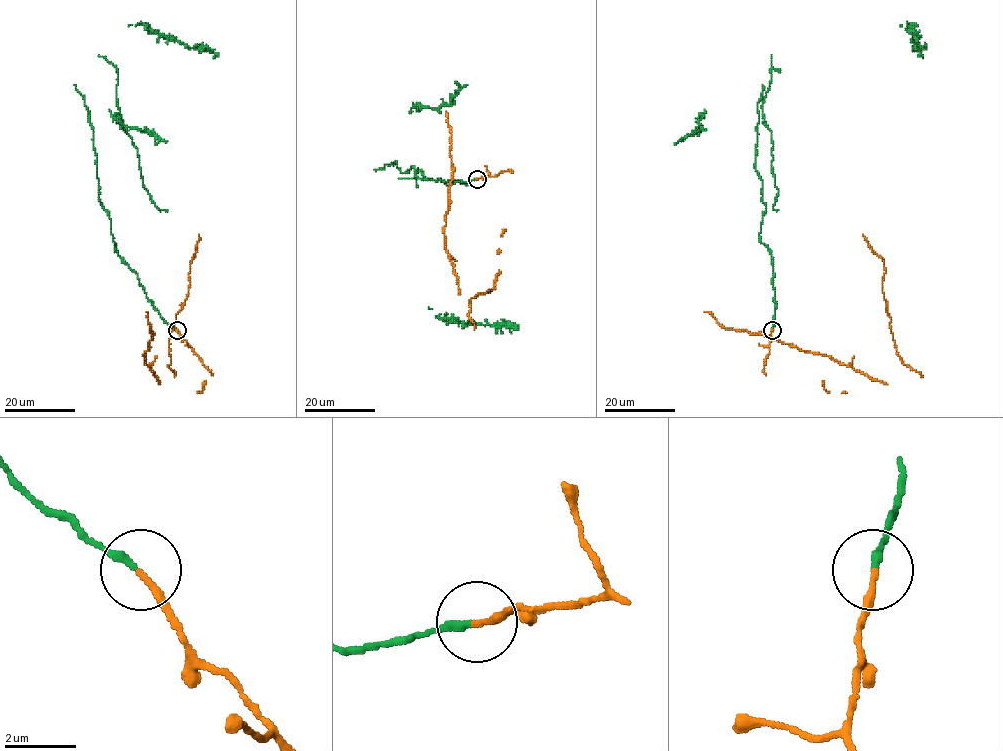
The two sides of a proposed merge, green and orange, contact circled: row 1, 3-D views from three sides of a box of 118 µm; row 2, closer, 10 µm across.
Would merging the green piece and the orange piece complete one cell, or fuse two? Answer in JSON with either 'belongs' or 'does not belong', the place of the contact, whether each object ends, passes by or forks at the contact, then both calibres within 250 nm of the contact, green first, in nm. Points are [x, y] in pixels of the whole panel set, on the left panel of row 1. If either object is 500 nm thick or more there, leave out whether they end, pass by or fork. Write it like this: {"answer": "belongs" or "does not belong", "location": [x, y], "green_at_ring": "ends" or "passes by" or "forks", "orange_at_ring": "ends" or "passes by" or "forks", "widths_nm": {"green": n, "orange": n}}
{"answer": "does not belong", "location": [177, 330], "green_at_ring": "ends", "orange_at_ring": "ends", "widths_nm": {"green": 200, "orange": 180}}

